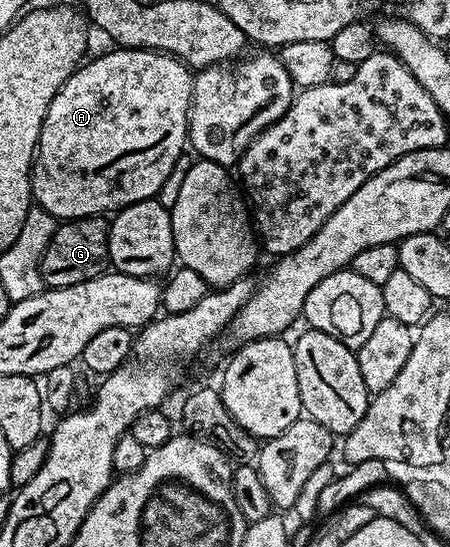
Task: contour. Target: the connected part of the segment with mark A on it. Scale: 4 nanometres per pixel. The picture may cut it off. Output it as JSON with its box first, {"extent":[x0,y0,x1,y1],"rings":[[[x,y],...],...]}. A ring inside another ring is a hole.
{"extent":[32,47,193,222],"rings":[[[116,47],[111,51],[113,53],[104,53],[101,57],[94,58],[93,61],[85,60],[69,75],[66,83],[54,95],[54,99],[46,111],[46,119],[42,123],[40,143],[36,147],[36,155],[32,163],[32,200],[61,222],[75,221],[77,217],[108,215],[113,211],[125,209],[127,205],[153,200],[159,194],[156,192],[167,183],[168,176],[171,175],[172,168],[175,167],[184,145],[186,149],[189,144],[188,111],[192,108],[193,70],[189,69],[179,57],[174,57],[170,53],[157,53],[155,49]]]}

